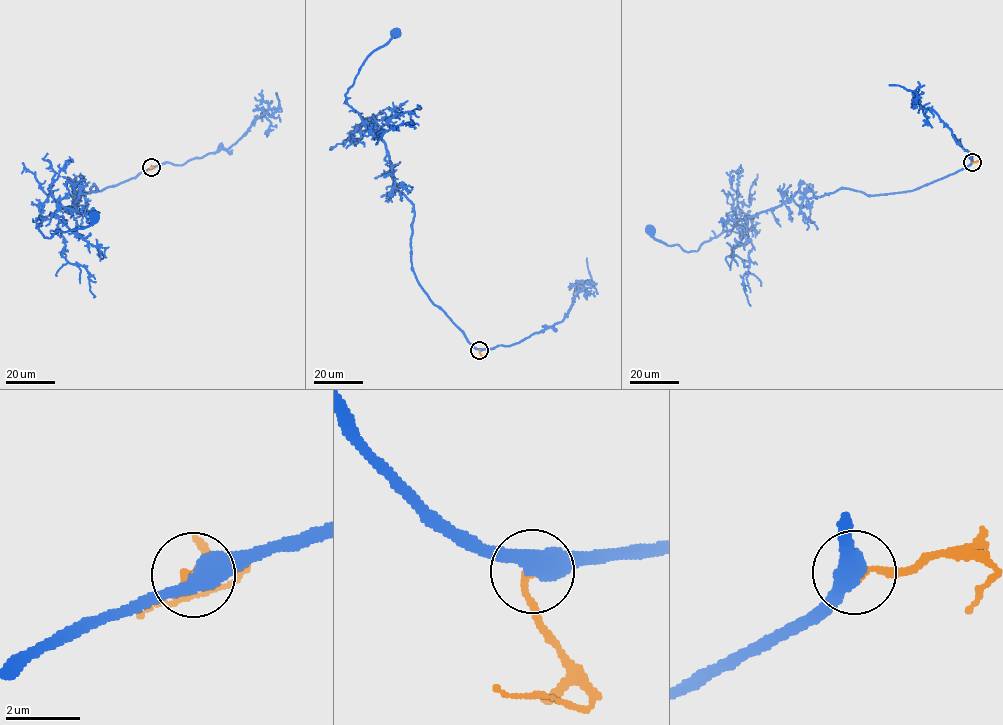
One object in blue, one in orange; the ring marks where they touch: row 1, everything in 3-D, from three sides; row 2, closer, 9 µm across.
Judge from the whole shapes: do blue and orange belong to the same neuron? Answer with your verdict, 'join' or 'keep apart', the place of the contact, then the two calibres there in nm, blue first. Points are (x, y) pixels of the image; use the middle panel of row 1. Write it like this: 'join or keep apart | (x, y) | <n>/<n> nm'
join | (479, 350) | 480/160 nm

